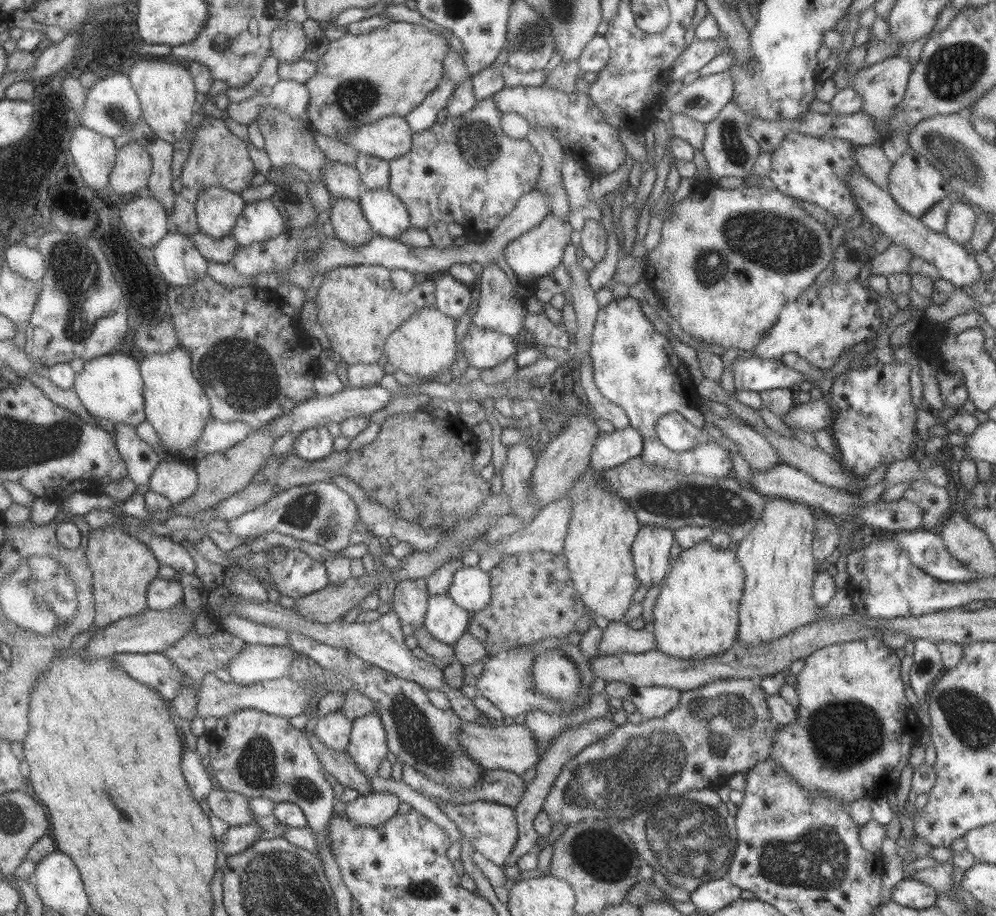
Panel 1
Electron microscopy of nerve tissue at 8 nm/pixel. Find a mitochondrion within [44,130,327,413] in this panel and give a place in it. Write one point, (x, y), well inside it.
(69, 259)

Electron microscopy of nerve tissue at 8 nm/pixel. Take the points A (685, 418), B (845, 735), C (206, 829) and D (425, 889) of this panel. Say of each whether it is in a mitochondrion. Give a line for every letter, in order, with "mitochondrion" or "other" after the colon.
A: other
B: mitochondrion
C: other
D: mitochondrion

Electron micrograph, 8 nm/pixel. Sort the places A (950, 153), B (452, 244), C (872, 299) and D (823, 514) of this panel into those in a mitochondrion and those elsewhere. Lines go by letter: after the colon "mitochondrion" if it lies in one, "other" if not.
A: mitochondrion
B: other
C: other
D: other

